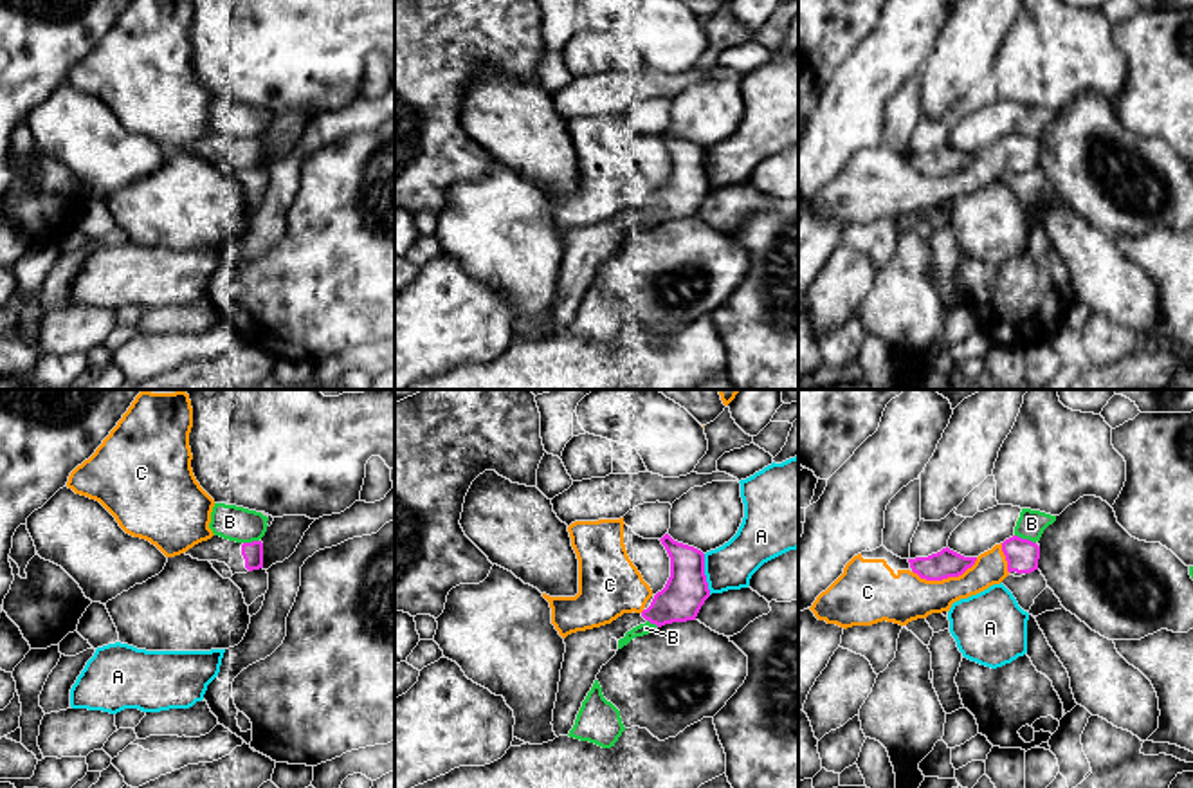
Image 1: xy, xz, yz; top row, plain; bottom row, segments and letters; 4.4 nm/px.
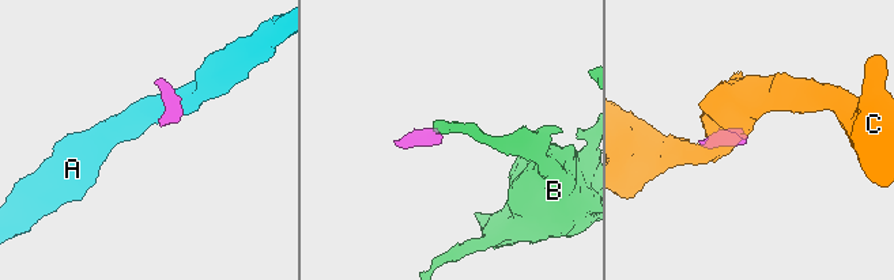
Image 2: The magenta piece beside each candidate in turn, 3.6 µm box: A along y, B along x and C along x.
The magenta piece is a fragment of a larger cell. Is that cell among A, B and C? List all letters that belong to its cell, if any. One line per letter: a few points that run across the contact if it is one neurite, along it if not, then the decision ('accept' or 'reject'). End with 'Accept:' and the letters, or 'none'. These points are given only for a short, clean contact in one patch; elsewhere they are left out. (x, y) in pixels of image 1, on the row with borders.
A: line xz (703, 554), (703, 574), (710, 594); reject
B: reject
C: reject
Accept: none

